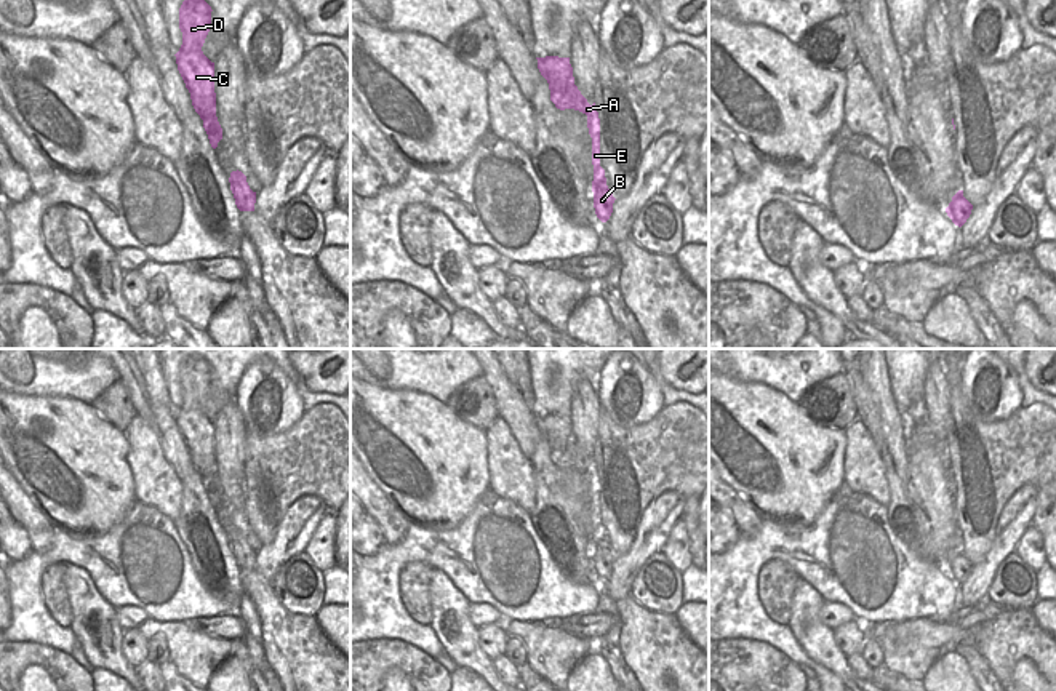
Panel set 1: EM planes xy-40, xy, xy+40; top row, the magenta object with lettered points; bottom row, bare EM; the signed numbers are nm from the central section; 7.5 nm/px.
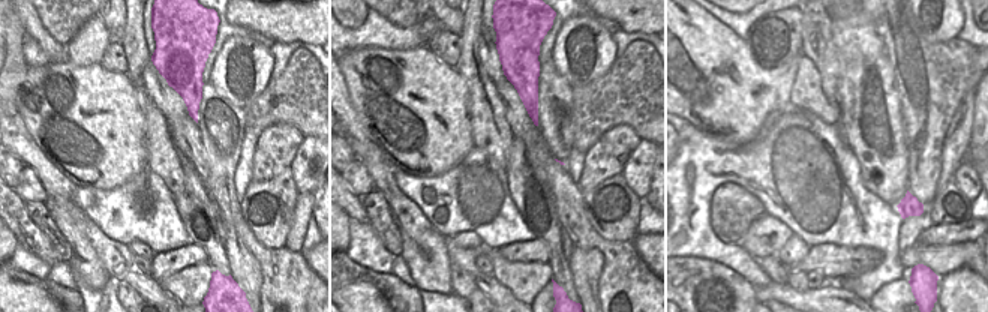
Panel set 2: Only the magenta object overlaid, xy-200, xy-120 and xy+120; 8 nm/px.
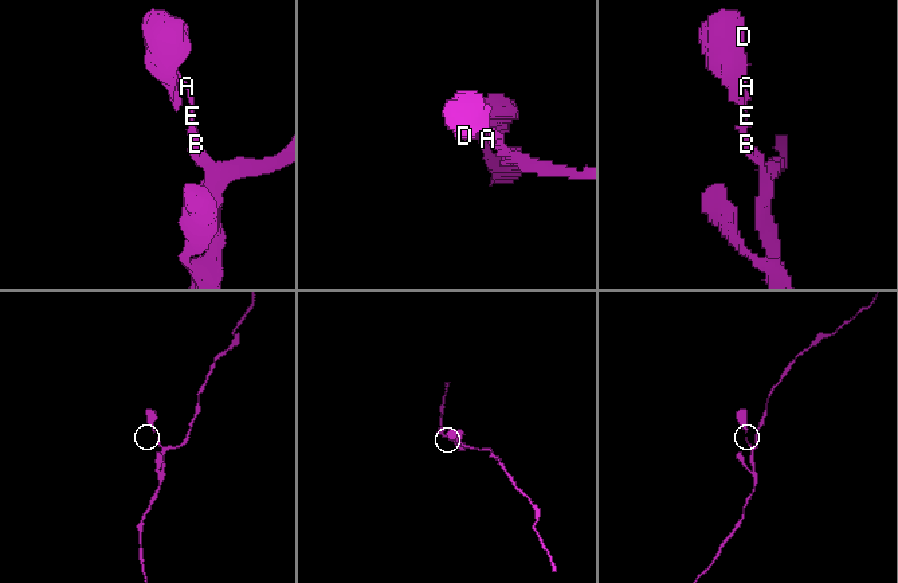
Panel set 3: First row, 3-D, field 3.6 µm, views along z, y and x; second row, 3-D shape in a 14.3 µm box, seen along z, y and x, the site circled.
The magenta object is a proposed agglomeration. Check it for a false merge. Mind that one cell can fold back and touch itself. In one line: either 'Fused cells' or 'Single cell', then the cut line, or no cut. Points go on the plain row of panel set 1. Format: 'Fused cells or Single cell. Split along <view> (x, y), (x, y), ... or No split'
Single cell. No split.

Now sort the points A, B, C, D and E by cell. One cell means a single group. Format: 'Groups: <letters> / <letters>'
Groups: A B C D E.

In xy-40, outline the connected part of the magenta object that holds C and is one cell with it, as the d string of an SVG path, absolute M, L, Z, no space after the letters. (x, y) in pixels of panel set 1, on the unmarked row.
M200 355L182 360L179 366L182 403L174 414L192 464L203 478L211 505L216 507L222 497L222 486L216 475L214 421L202 409L211 384L211 369L211 365Z

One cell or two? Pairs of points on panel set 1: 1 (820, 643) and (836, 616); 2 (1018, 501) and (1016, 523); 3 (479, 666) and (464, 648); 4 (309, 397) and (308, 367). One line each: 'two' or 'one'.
1: two
2: one
3: one
4: two

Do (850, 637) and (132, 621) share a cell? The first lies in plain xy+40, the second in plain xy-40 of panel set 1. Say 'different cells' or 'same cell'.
different cells

